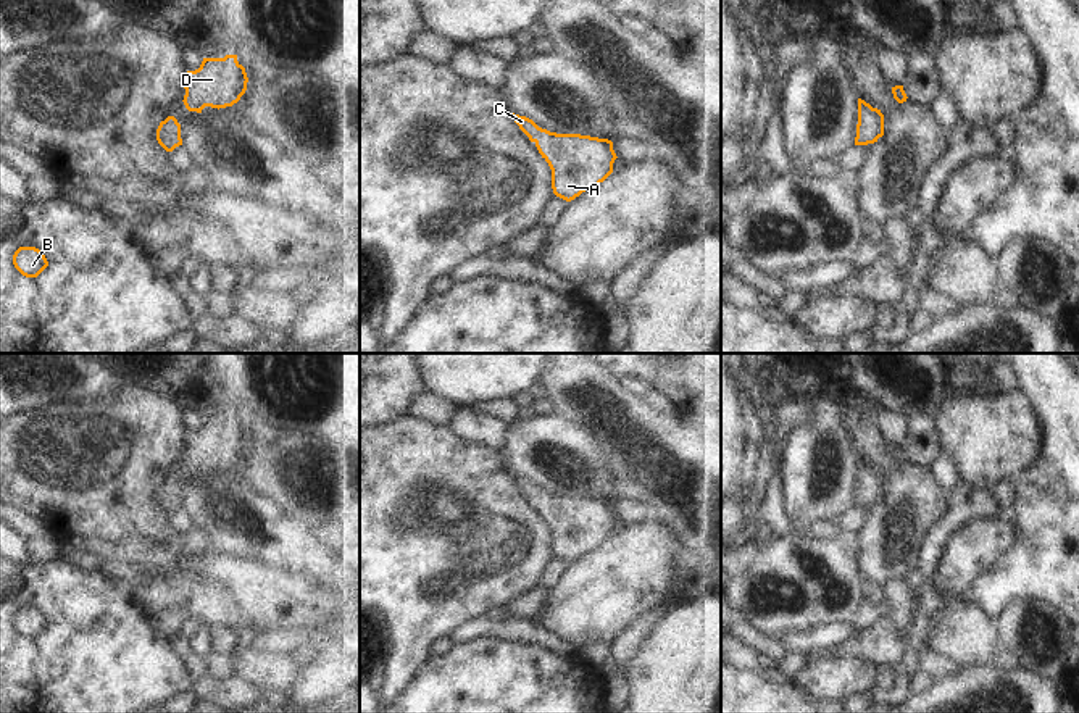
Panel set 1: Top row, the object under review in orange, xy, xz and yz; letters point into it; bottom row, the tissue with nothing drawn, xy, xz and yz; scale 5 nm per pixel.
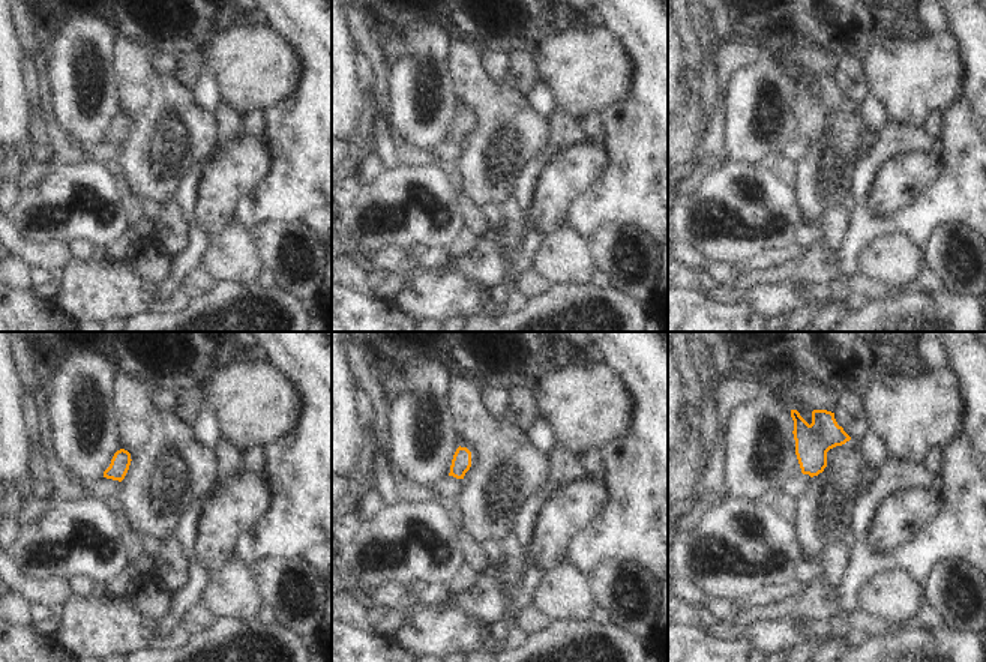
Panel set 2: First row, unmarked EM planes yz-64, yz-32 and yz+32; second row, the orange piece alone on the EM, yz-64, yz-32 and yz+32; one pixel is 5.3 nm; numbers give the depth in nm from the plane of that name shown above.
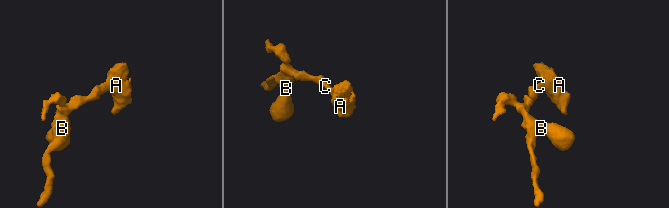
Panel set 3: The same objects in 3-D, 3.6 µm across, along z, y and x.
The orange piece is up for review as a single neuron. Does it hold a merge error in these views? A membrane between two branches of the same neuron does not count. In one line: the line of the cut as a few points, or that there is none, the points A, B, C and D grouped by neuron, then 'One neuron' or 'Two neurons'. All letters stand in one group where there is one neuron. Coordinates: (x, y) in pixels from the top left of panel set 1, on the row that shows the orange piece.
No split. Groups: A B C D. One neuron

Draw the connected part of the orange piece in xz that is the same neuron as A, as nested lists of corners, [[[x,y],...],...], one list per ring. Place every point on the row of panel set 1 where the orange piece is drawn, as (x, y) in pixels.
[[[511,113],[552,169],[553,194],[566,202],[603,182],[618,158],[613,142],[581,134],[556,134],[532,119]]]

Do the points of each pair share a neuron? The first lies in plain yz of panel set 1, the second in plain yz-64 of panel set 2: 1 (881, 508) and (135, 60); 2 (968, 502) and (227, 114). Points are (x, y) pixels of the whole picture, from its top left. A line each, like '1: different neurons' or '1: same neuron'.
1: same neuron
2: same neuron

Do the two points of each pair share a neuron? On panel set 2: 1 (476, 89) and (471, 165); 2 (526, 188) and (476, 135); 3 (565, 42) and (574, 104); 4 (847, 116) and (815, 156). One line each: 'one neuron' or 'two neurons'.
1: one neuron
2: two neurons
3: one neuron
4: one neuron

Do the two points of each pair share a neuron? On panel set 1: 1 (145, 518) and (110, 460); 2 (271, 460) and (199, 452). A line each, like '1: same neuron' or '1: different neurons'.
1: same neuron
2: different neurons

